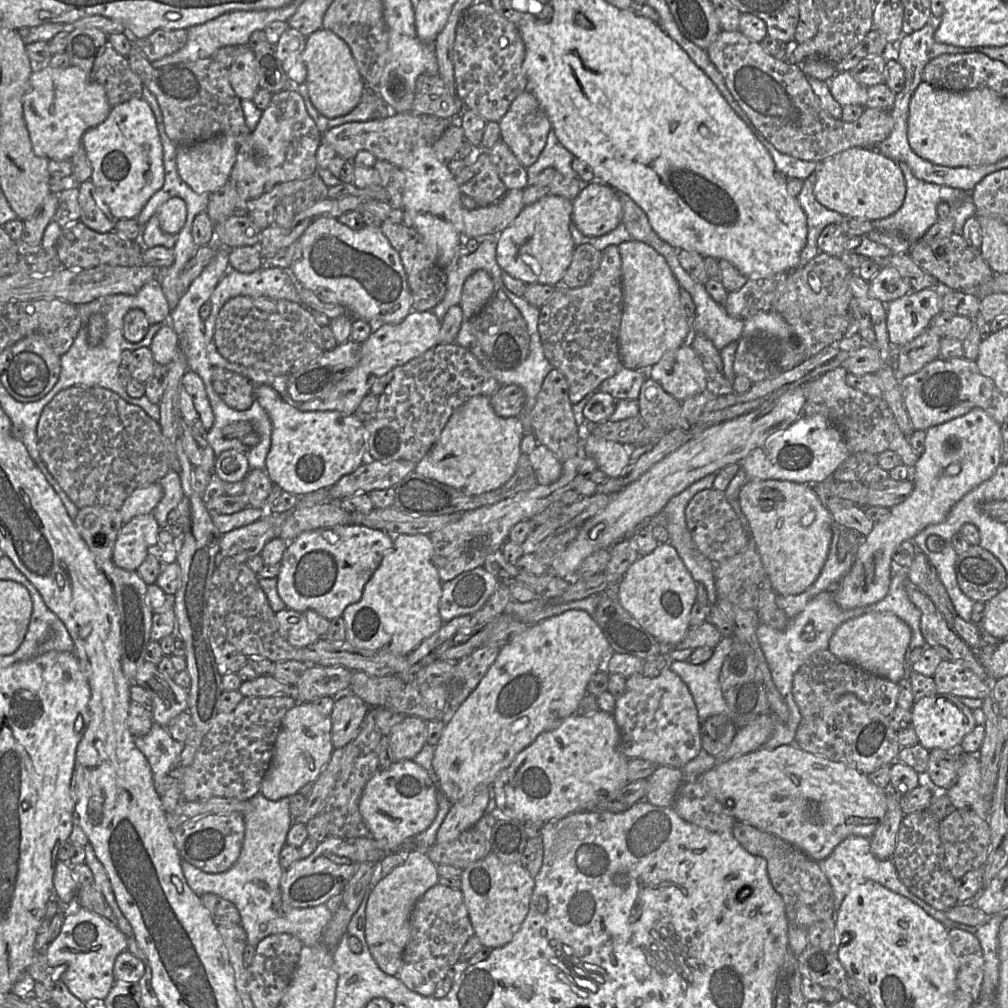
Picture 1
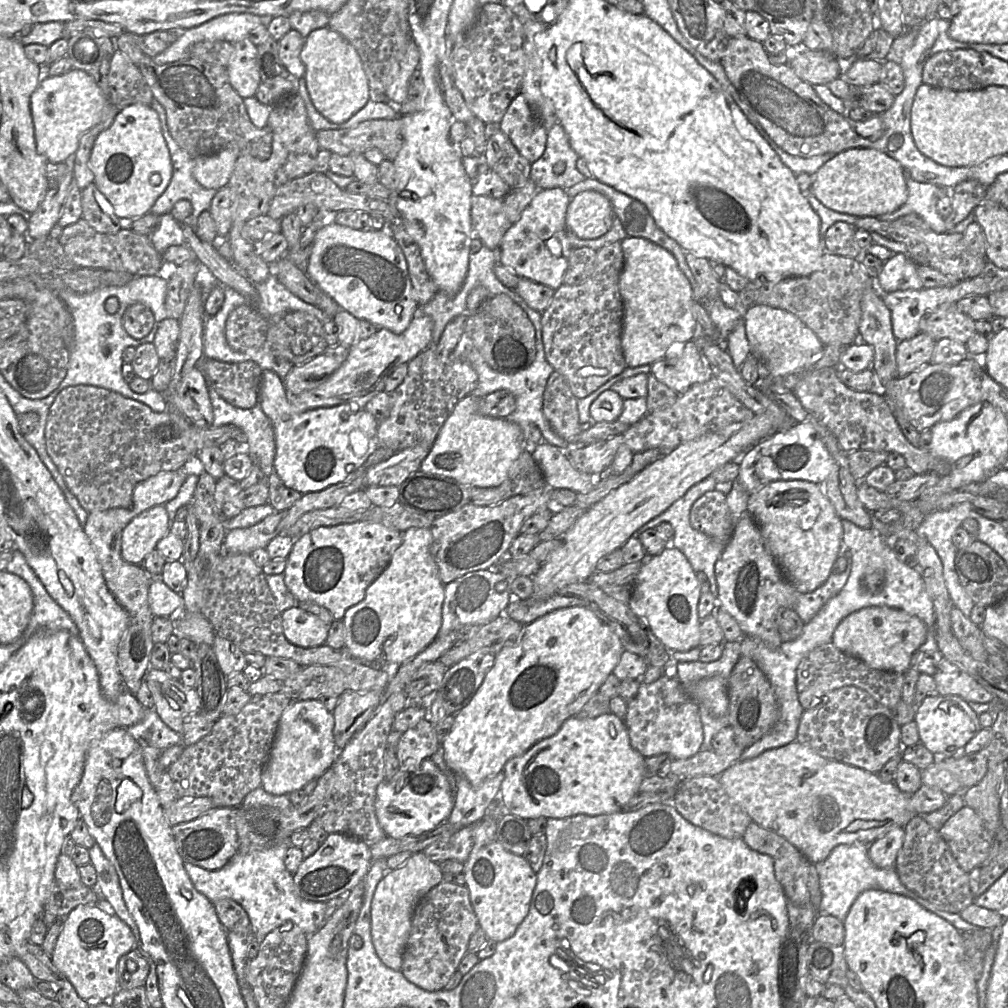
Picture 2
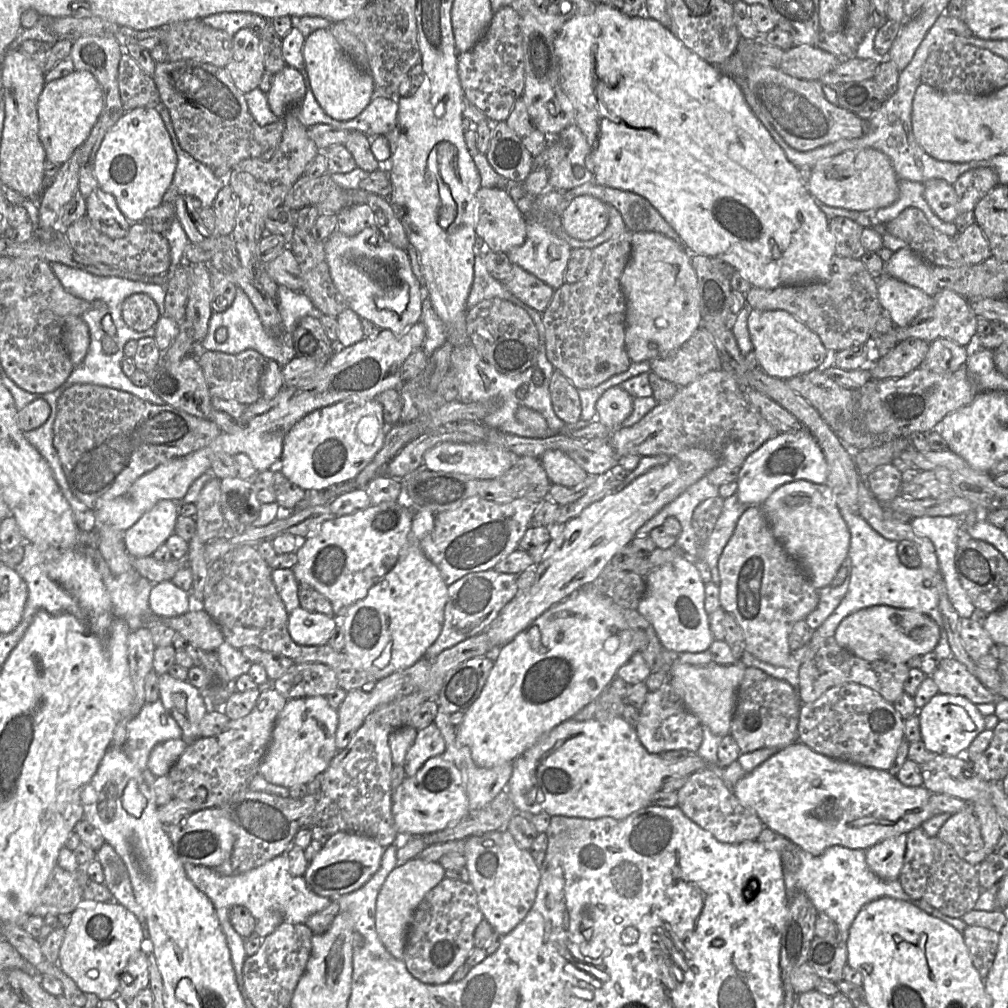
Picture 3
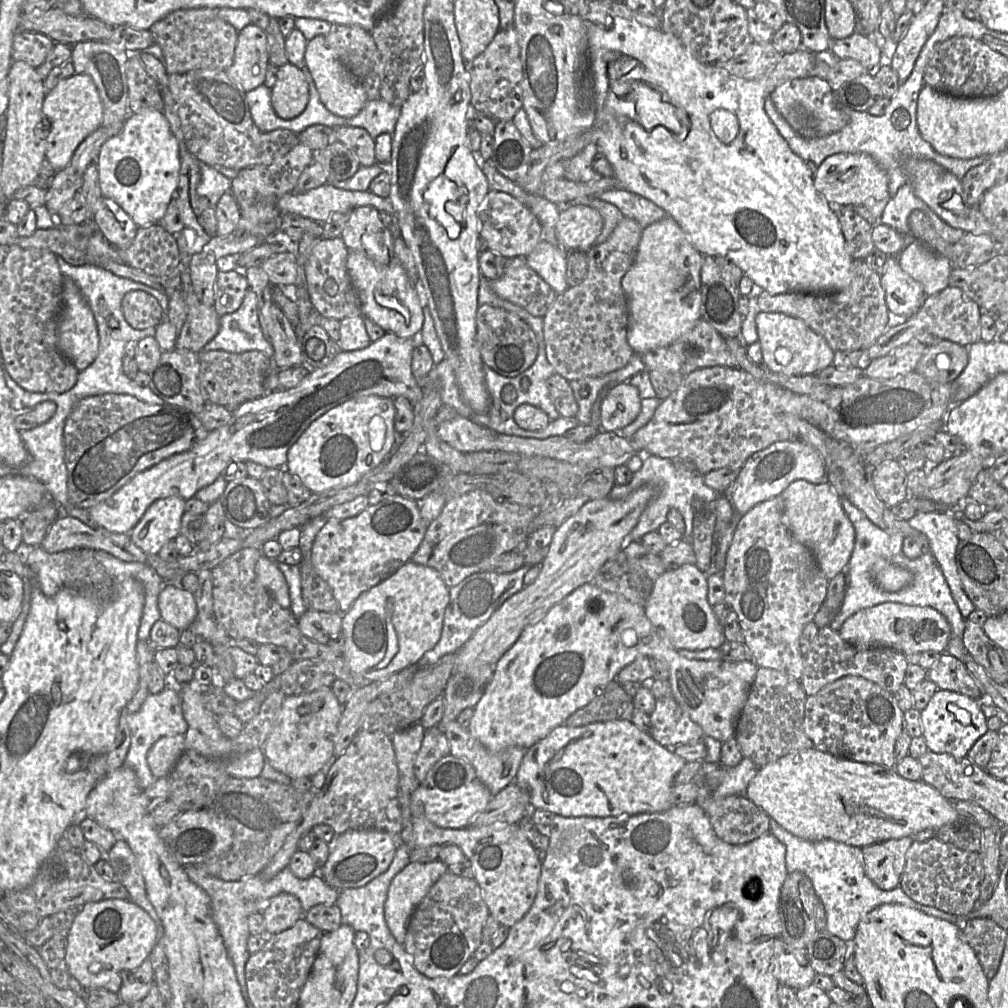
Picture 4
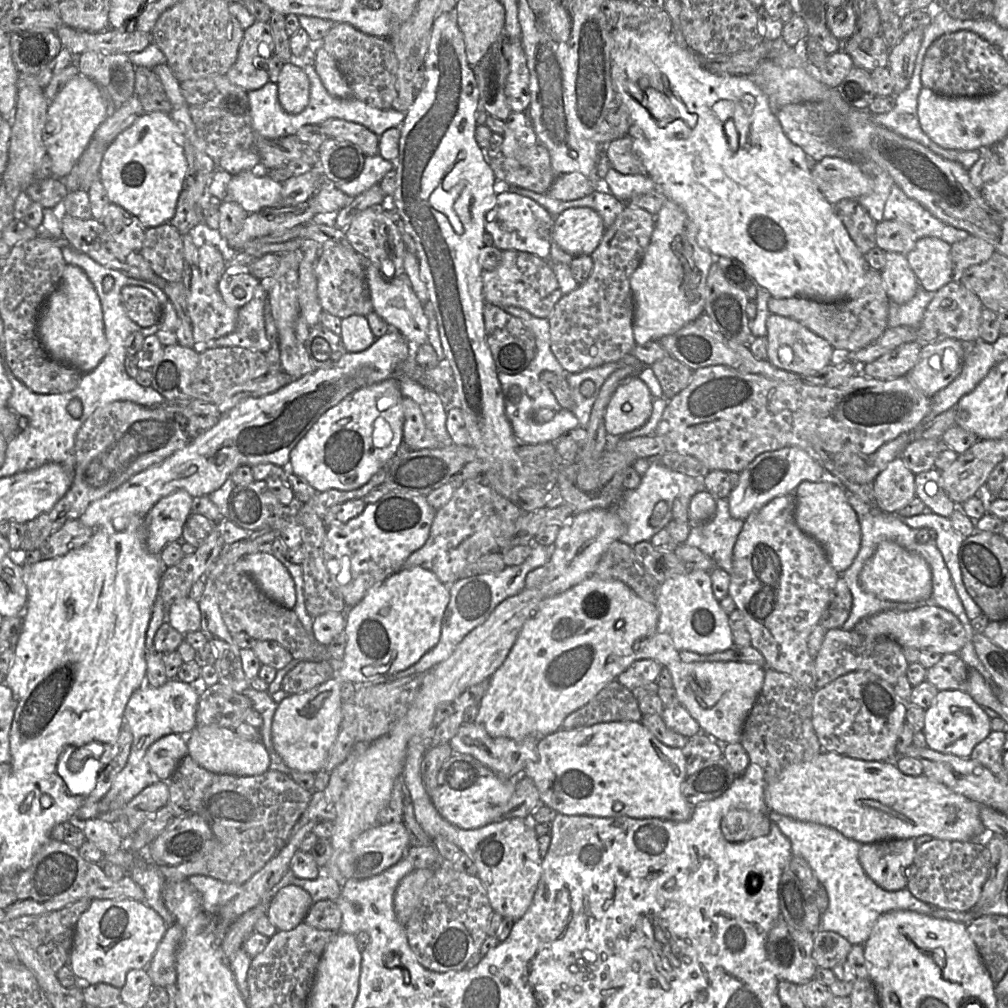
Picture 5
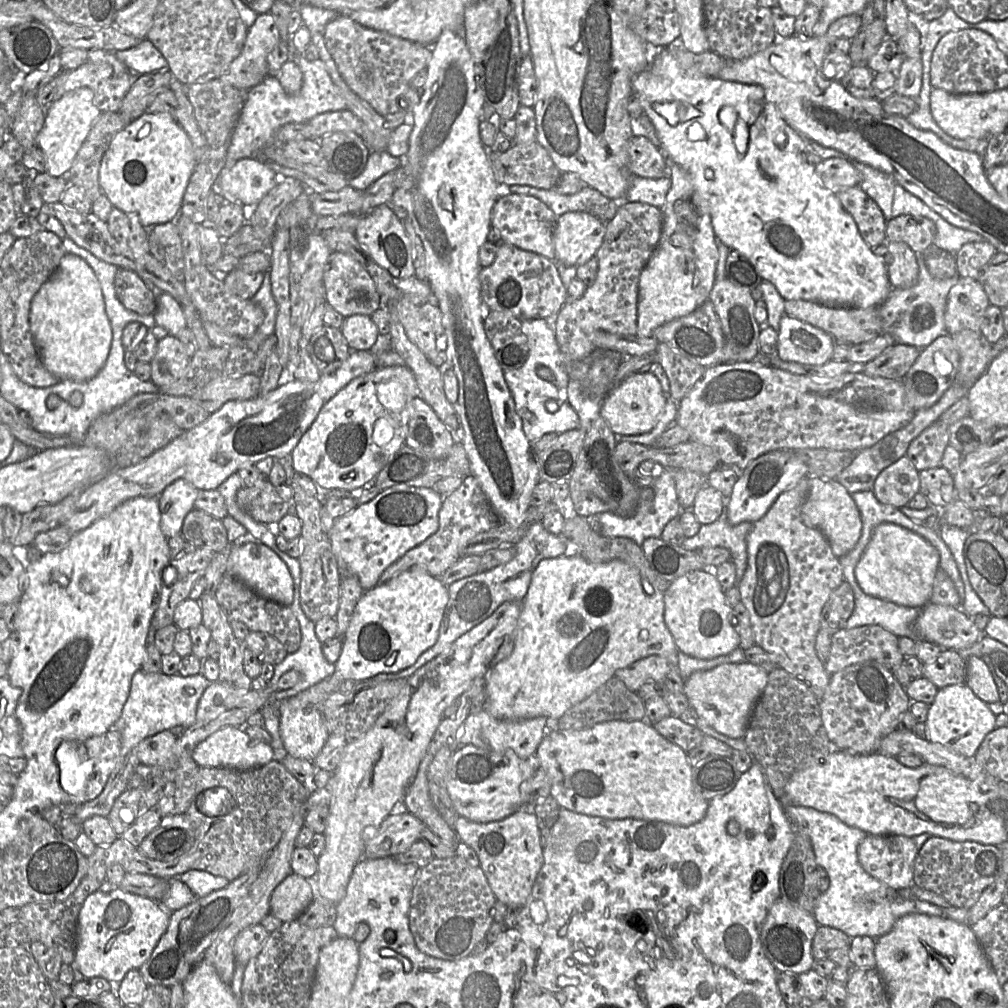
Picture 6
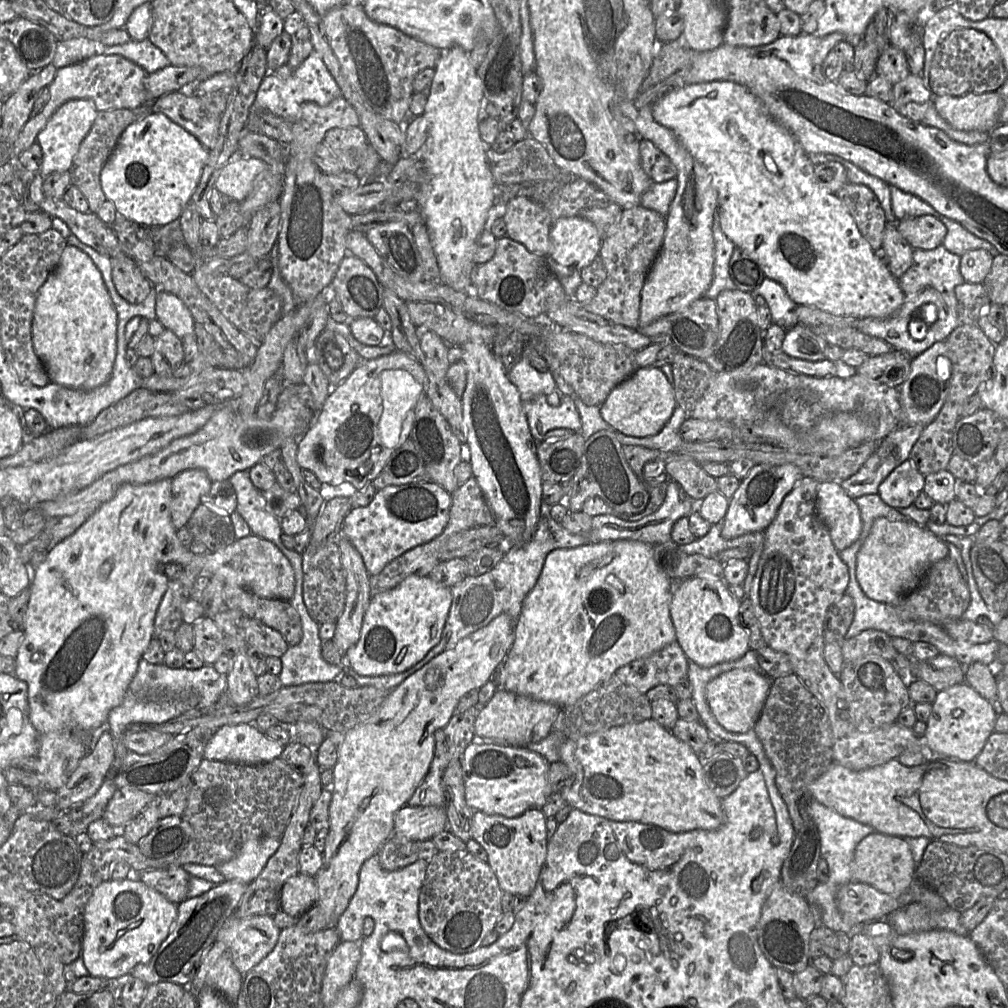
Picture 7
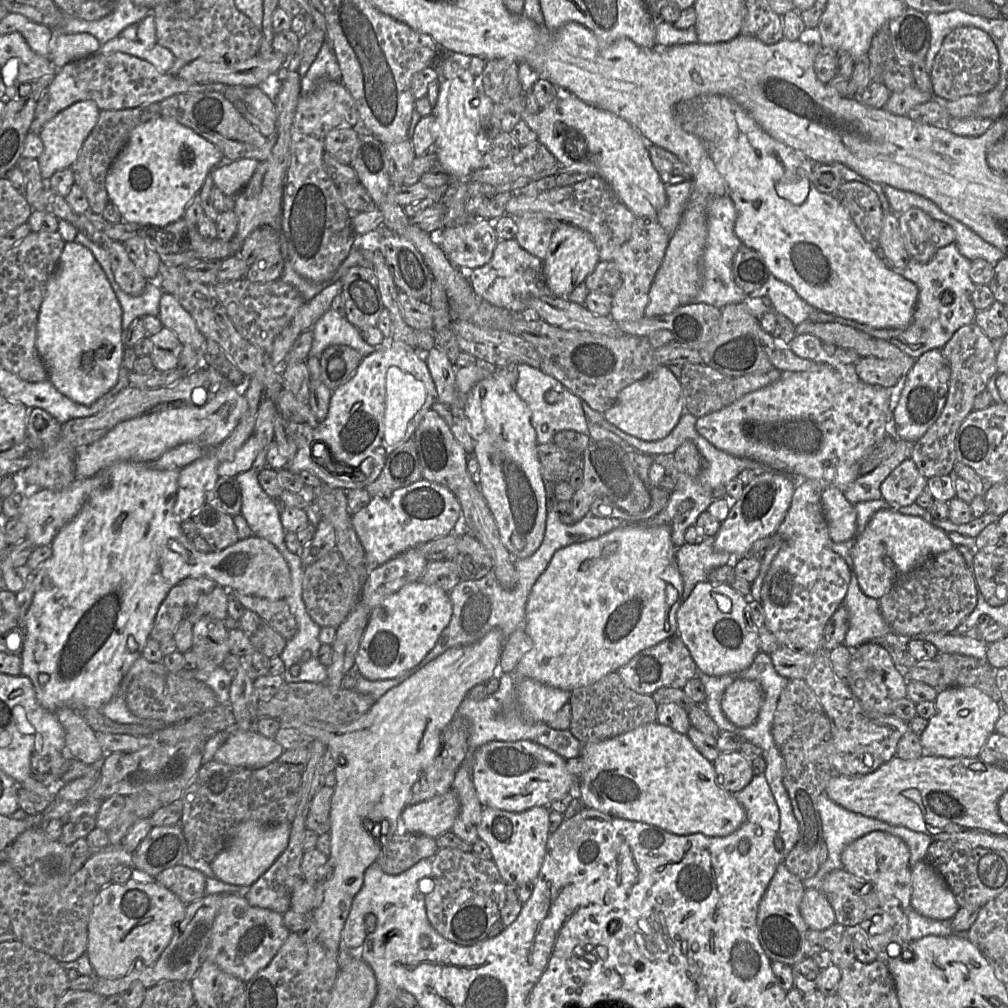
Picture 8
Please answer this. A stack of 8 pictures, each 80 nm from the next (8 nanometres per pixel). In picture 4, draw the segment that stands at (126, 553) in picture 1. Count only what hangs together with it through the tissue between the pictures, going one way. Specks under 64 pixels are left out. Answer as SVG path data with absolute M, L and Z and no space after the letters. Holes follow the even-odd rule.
M179 496L159 499L148 507L129 537L144 553L157 555L163 545L180 534L185 500Z

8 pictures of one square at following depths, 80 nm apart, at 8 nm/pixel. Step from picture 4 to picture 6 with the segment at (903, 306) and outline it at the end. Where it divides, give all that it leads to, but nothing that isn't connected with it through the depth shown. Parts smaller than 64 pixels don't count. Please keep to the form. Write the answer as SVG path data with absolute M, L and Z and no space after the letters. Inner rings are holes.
M886 241L891 261L887 265L887 275L892 288L909 288L918 280L918 254L906 243Z

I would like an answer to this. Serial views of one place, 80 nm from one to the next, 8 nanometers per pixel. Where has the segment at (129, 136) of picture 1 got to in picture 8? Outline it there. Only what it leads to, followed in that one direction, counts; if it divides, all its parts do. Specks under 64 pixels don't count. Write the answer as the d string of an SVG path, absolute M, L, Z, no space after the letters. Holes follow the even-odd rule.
M160 116L158 118L152 119L144 124L137 126L130 135L129 141L120 154L117 156L115 161L112 163L109 168L105 185L108 192L108 196L110 201L117 207L119 210L123 221L130 223L138 223L138 224L152 224L159 227L166 226L172 222L178 221L183 218L185 210L191 200L198 194L201 189L206 177L213 172L213 170L218 167L218 165L226 159L223 153L215 146L213 143L205 139L196 133L193 129L182 125L172 118L168 118L165 116Z

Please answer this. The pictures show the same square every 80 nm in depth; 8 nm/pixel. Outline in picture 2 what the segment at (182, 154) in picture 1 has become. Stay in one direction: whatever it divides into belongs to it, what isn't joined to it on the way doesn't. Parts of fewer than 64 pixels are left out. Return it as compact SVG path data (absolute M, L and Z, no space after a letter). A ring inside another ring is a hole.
M232 150L193 159L192 174L205 188L219 190L228 185L238 156Z

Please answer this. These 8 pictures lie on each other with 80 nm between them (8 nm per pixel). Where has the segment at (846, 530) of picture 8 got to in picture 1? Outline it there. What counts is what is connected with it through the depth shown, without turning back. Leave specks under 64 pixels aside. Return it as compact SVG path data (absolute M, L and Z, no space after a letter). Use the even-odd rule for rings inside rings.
M748 480L740 490L738 502L744 516L738 516L742 527L749 525L766 578L773 590L783 596L800 594L809 588L819 576L827 559L833 536L833 517L820 498L806 483L783 480Z

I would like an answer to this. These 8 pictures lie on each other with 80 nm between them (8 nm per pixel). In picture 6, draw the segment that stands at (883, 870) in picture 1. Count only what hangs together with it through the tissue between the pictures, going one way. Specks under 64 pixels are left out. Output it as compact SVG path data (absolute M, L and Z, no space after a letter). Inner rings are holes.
M787 805L784 811L792 825L807 830L816 862L827 872L829 878L827 890L818 897L814 907L813 916L818 925L837 928L851 938L870 936L877 939L890 931L896 920L906 914L943 915L943 907L899 896L897 890L878 881L863 869L858 861L857 848L868 835L866 832L848 826L833 814L813 808Z

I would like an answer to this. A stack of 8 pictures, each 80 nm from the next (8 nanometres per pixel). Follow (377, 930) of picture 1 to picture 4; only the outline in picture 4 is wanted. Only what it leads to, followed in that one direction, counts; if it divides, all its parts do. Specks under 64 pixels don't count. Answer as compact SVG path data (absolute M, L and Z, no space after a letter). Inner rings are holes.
M440 860L410 862L392 880L384 905L387 926L399 944L404 944L408 922L418 904L448 867Z

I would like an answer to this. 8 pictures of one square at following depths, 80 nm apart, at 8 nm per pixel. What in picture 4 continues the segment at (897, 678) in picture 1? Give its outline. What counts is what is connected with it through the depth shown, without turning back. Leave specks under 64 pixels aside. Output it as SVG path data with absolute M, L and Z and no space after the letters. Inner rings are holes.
M883 603L862 609L850 616L839 630L846 642L861 647L887 647L904 655L935 651L945 653L951 638L951 626L945 616L931 607Z

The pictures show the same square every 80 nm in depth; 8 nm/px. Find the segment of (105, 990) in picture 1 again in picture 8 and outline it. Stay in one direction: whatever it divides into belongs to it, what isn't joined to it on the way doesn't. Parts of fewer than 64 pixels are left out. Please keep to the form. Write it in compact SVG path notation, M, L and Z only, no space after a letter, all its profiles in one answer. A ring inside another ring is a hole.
M129 879L125 883L110 883L103 887L95 900L88 923L86 955L99 978L117 979L128 974L136 965L152 966L171 942L176 926L185 917L186 904L170 890L155 881L140 883Z

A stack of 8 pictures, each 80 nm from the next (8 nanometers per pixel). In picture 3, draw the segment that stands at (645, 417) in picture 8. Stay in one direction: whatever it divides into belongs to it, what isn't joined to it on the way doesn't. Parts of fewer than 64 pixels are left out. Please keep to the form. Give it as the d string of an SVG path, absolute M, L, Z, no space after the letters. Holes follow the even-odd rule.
M619 385L606 390L596 402L596 420L617 429L631 414L634 398Z

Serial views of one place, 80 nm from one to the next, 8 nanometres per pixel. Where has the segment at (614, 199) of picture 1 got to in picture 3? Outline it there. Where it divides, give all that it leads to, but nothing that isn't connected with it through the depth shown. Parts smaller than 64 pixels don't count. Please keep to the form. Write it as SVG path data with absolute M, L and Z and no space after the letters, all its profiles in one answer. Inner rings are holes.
M580 195L566 202L560 214L563 229L571 237L588 241L598 237L609 222L608 204L591 195Z

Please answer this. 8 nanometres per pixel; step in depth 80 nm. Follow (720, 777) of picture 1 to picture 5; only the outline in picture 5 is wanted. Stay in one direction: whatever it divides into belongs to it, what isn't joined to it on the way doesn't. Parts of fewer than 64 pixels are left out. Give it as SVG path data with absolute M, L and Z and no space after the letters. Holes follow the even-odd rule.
M822 752L810 761L788 767L775 782L766 785L765 802L772 812L834 828L860 844L922 835L940 840L970 842L978 840L976 837L988 831L980 819L980 808L984 805L953 792L923 774L905 775L896 767L894 760L866 761L835 752Z

